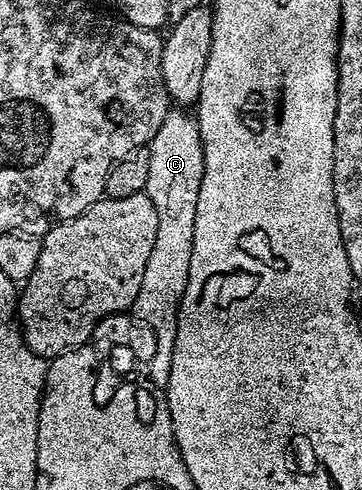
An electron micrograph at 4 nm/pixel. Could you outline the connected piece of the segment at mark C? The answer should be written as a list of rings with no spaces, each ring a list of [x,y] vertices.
[[[171,110],[163,118],[163,126],[159,126],[159,130],[155,134],[155,138],[150,140],[147,147],[149,150],[149,157],[151,158],[151,170],[147,170],[147,186],[145,187],[145,195],[151,198],[151,202],[155,206],[155,214],[159,214],[159,230],[155,234],[155,246],[151,249],[151,258],[147,258],[147,270],[143,270],[143,283],[139,286],[139,294],[135,298],[132,311],[140,320],[147,322],[147,326],[151,326],[151,330],[155,334],[155,358],[151,358],[151,362],[147,366],[149,372],[148,383],[154,389],[164,389],[165,384],[169,380],[171,374],[171,354],[175,346],[175,330],[177,329],[177,315],[179,314],[179,306],[183,298],[183,290],[187,290],[187,274],[191,266],[191,242],[193,241],[193,227],[195,226],[195,202],[199,198],[199,182],[203,176],[203,148],[201,146],[201,139],[199,138],[199,130],[197,129],[196,119],[192,115],[189,116],[185,110]]]

